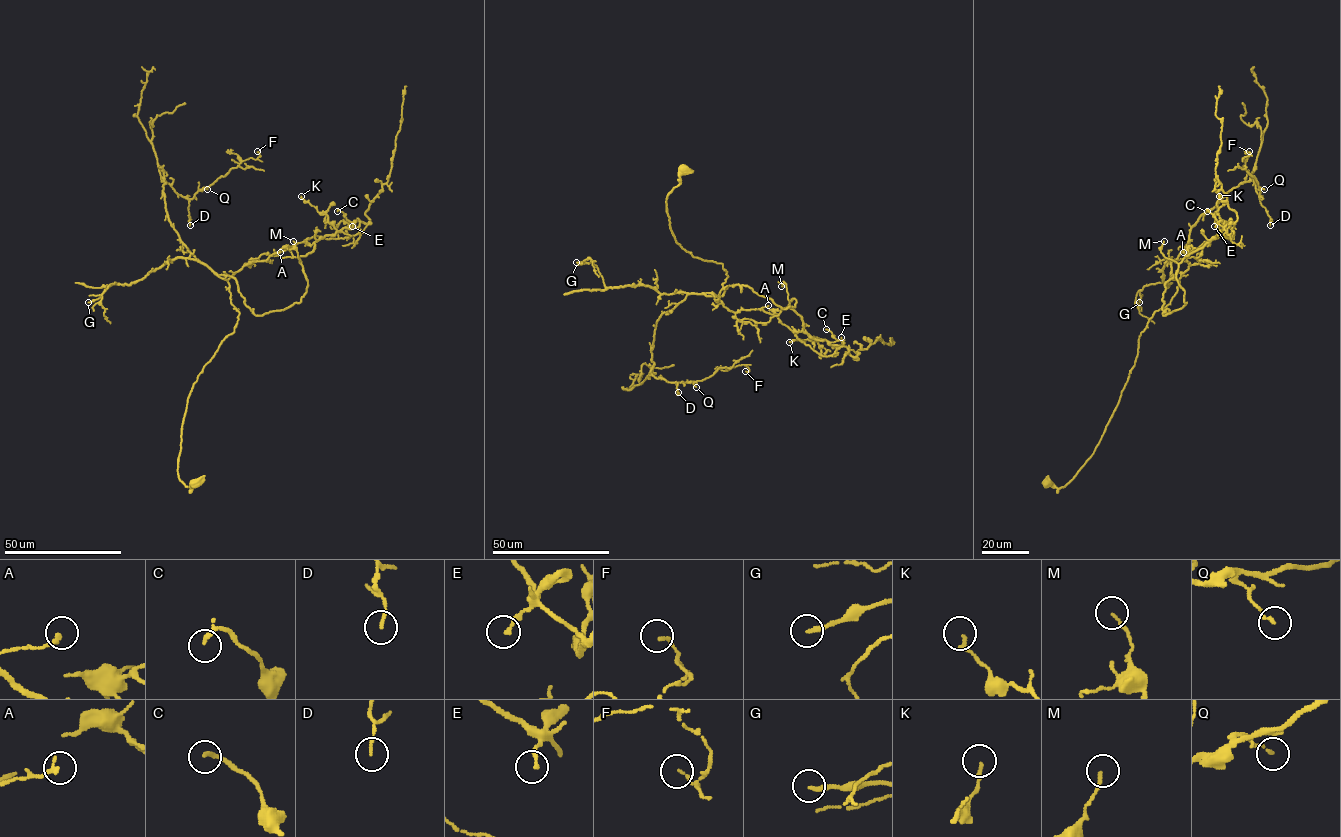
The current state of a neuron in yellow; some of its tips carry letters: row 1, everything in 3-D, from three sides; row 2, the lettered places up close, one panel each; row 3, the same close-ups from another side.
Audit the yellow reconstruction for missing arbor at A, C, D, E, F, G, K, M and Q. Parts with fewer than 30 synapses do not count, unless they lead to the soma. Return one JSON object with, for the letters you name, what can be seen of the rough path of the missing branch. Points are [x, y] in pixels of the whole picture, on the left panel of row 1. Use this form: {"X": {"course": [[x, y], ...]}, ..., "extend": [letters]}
{"extend": []}

